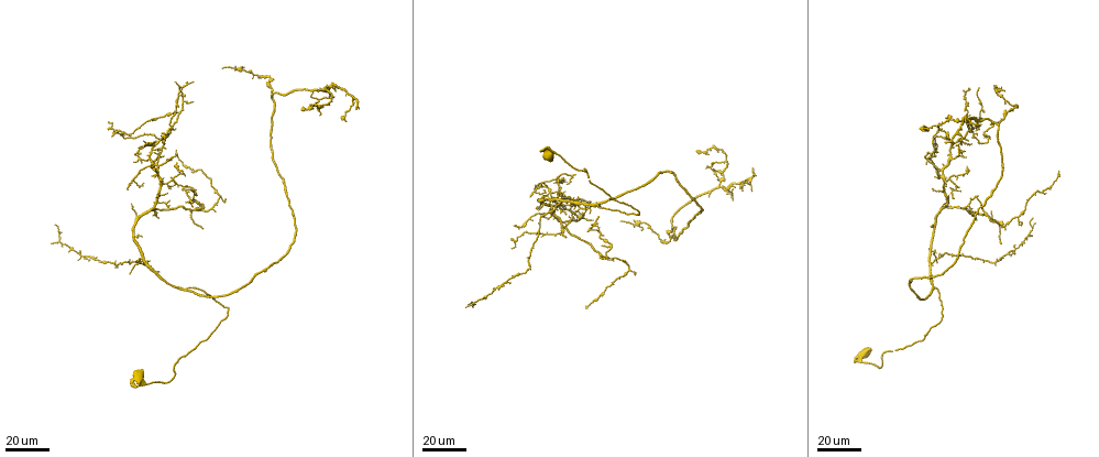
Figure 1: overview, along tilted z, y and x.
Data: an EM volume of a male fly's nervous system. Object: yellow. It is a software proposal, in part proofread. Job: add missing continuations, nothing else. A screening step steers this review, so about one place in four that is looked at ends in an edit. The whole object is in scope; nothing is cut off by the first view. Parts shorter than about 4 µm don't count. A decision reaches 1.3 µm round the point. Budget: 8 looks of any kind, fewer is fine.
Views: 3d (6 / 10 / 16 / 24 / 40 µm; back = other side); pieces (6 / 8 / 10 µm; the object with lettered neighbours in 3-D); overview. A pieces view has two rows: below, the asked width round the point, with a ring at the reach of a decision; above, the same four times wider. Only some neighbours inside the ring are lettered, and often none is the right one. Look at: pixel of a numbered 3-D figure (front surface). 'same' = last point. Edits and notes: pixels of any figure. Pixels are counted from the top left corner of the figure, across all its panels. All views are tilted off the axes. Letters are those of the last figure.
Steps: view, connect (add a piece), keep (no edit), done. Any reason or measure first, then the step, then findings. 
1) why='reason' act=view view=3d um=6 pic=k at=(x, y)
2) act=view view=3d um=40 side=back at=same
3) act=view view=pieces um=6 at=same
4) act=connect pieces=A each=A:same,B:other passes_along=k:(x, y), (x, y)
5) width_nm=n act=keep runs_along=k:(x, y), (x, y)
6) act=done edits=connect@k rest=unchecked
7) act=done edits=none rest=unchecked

act=view view=3d um=24 pic=1 at=(203, 229)

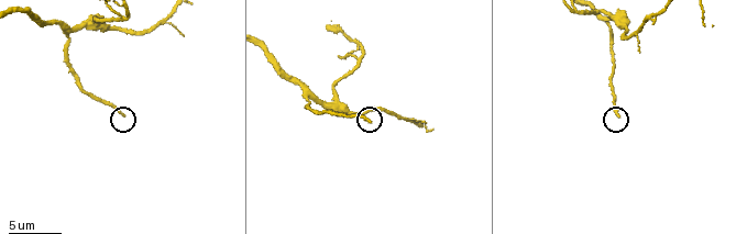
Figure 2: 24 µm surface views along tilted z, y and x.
act=view view=pieces um=10 pic=2 at=(617, 117)

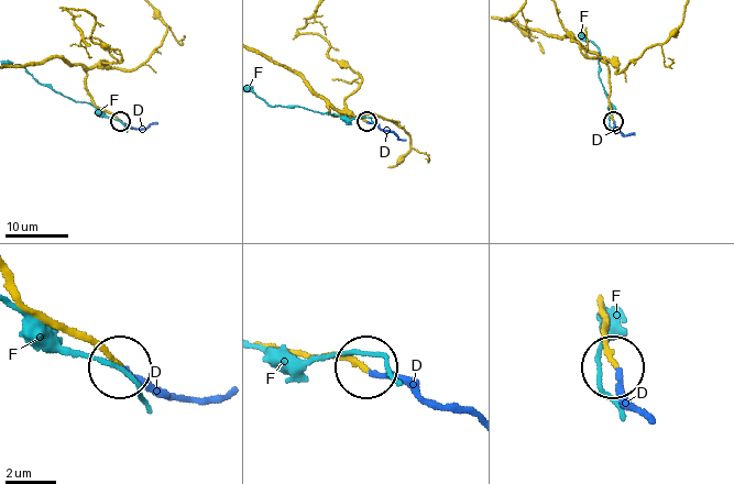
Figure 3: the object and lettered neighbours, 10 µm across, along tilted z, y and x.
act=connect pieces=D each=D:same,F:other passes_along=3:(602, 304), (605, 344), (620, 366), (621, 385), (647, 416) found='the neuron continues'

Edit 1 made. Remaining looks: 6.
why='branch stops here' act=view view=3d um=24 pic=1 at=(564, 238)

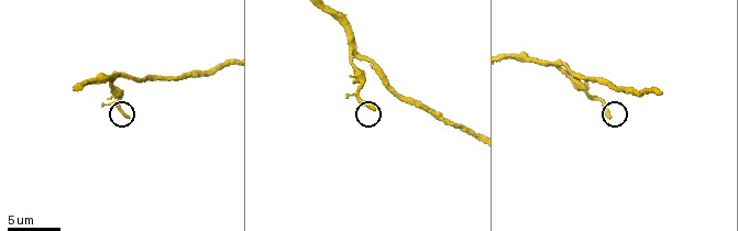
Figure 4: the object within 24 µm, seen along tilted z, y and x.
why='closer look' act=view view=3d um=10 pic=4 at=(609, 115)

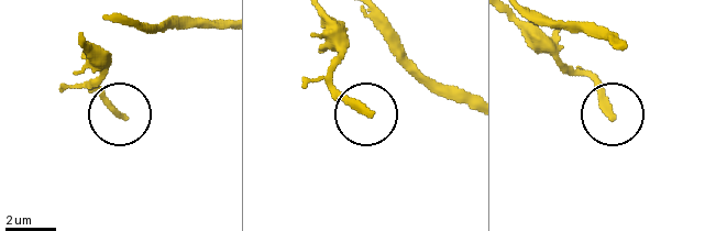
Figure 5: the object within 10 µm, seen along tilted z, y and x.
act=view view=pieces um=10 pic=5 at=(124, 118)

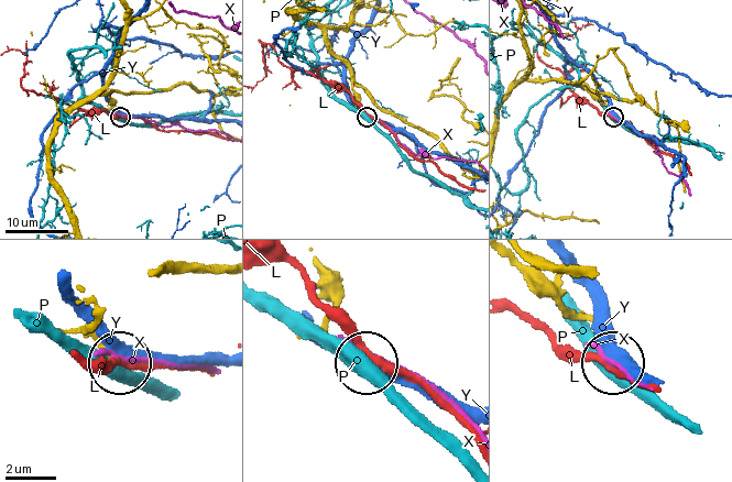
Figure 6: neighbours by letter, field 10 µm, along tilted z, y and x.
act=keep each=L:other,P:other,X:other,Y:other found='no lettered piece goes on from it'

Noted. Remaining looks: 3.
why='an open end' act=view view=3d um=40 pic=1 at=(354, 110)

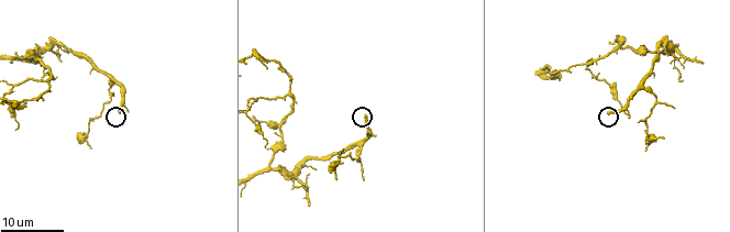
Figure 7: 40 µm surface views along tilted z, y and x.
why='see the neighbours' act=view view=pieces um=10 pic=7 at=(606, 112)

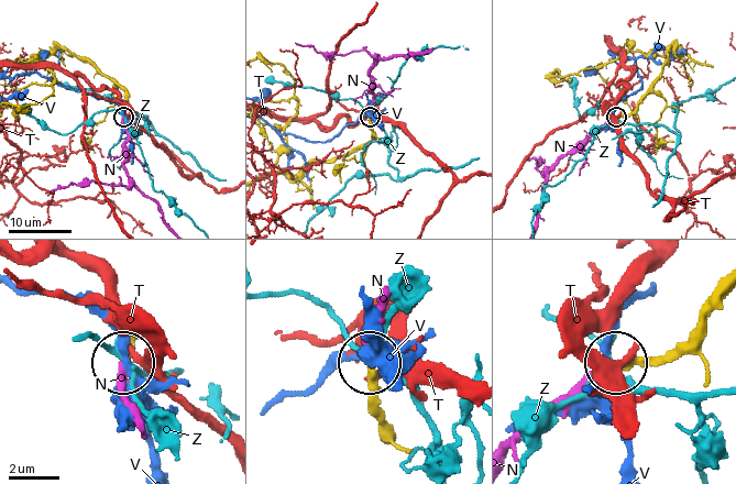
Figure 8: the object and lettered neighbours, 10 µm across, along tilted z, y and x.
act=connect pieces=N each=N:same,T:other,V:other,Z:other passes_along=8:(373, 133), (369, 69), (380, 59), (404, 57) found='the neuron continues'

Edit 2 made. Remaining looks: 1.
act=done edits=connect@3,connect@8 rest=unchecked

